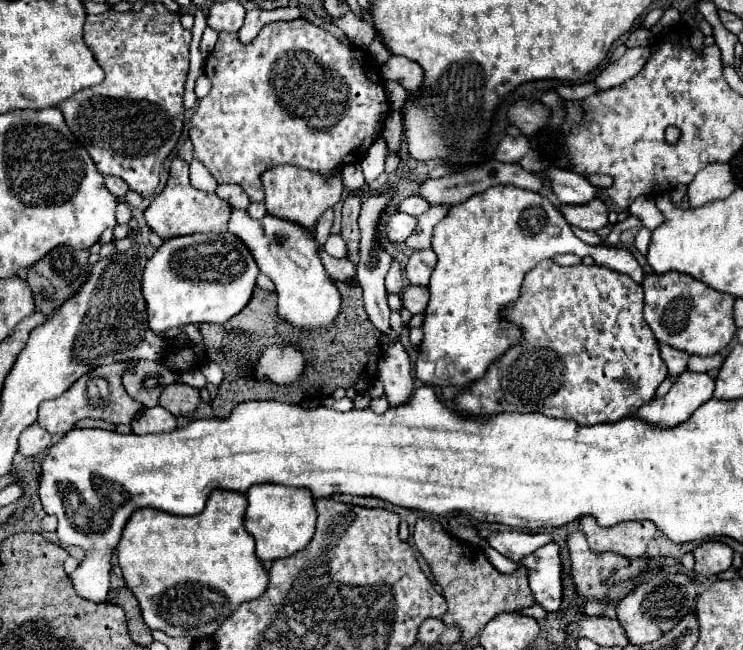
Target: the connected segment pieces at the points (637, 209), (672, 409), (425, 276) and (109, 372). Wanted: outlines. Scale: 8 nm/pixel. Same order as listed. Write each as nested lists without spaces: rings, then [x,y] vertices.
[[[640,196],[638,200],[634,200],[628,208],[628,212],[640,220],[640,224],[648,230],[654,230],[656,226],[662,224],[662,214],[658,212],[654,198],[648,196]]]
[[[686,370],[672,384],[670,392],[664,398],[654,398],[644,404],[636,418],[646,420],[648,424],[658,424],[662,428],[678,426],[688,420],[698,406],[708,402],[714,394],[714,380],[708,374],[698,374]]]
[[[416,250],[406,264],[406,276],[412,284],[428,286],[428,280],[436,268],[436,254],[432,250]]]
[[[126,360],[126,362],[116,362],[110,366],[100,366],[88,374],[84,374],[62,396],[40,404],[38,424],[44,430],[48,430],[52,436],[64,436],[82,418],[100,418],[100,420],[112,422],[112,424],[130,424],[134,420],[134,416],[142,410],[142,404],[132,400],[128,396],[128,392],[124,392],[122,376],[124,376],[124,372],[130,372],[134,366],[136,366],[136,360]]]

